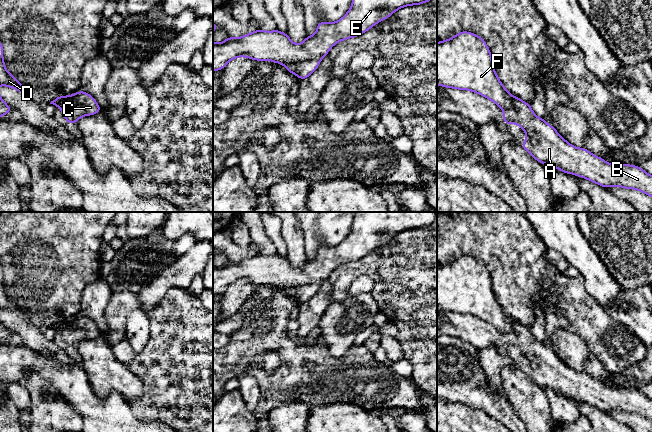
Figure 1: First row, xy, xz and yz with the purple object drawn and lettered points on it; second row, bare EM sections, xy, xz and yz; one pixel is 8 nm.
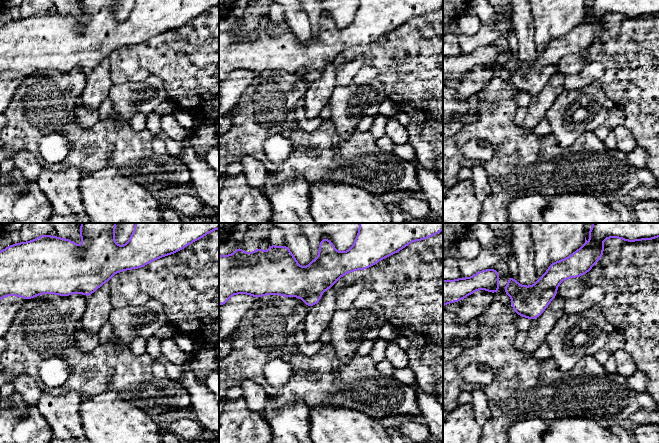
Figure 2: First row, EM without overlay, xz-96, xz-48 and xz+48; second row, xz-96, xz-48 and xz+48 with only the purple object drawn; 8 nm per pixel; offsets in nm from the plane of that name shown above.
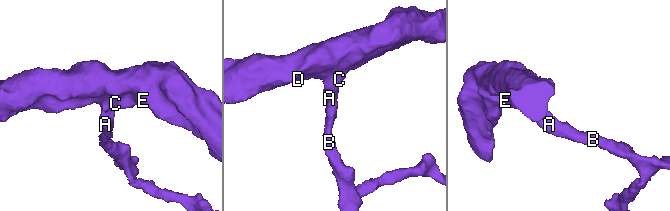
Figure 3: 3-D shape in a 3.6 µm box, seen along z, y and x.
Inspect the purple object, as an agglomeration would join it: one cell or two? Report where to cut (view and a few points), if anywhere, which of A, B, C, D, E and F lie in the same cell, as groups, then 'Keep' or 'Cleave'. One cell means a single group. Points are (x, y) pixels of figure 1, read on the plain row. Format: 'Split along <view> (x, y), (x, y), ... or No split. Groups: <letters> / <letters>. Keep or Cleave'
Split along xz (321, 280), (288, 286), (284, 289). Groups: A B C / D E F. Cleave

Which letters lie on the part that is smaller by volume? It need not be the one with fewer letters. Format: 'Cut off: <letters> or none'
Cut off: A, B, C

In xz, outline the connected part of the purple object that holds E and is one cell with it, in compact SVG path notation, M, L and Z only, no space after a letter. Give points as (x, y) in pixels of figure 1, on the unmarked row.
M355 212L349 235L336 246L319 246L315 258L307 259L301 268L293 267L287 256L283 257L278 253L274 255L258 253L240 262L228 260L224 266L213 265L213 296L224 293L229 285L238 281L247 281L257 285L267 284L286 289L327 280L329 274L338 266L360 260L400 232L430 226L436 216L437 212Z

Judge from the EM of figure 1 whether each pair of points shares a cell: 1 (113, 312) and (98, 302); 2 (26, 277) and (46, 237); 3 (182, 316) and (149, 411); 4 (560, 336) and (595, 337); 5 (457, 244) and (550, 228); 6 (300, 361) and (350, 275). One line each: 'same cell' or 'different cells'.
1: different cells
2: same cell
3: same cell
4: different cells
5: different cells
6: different cells

